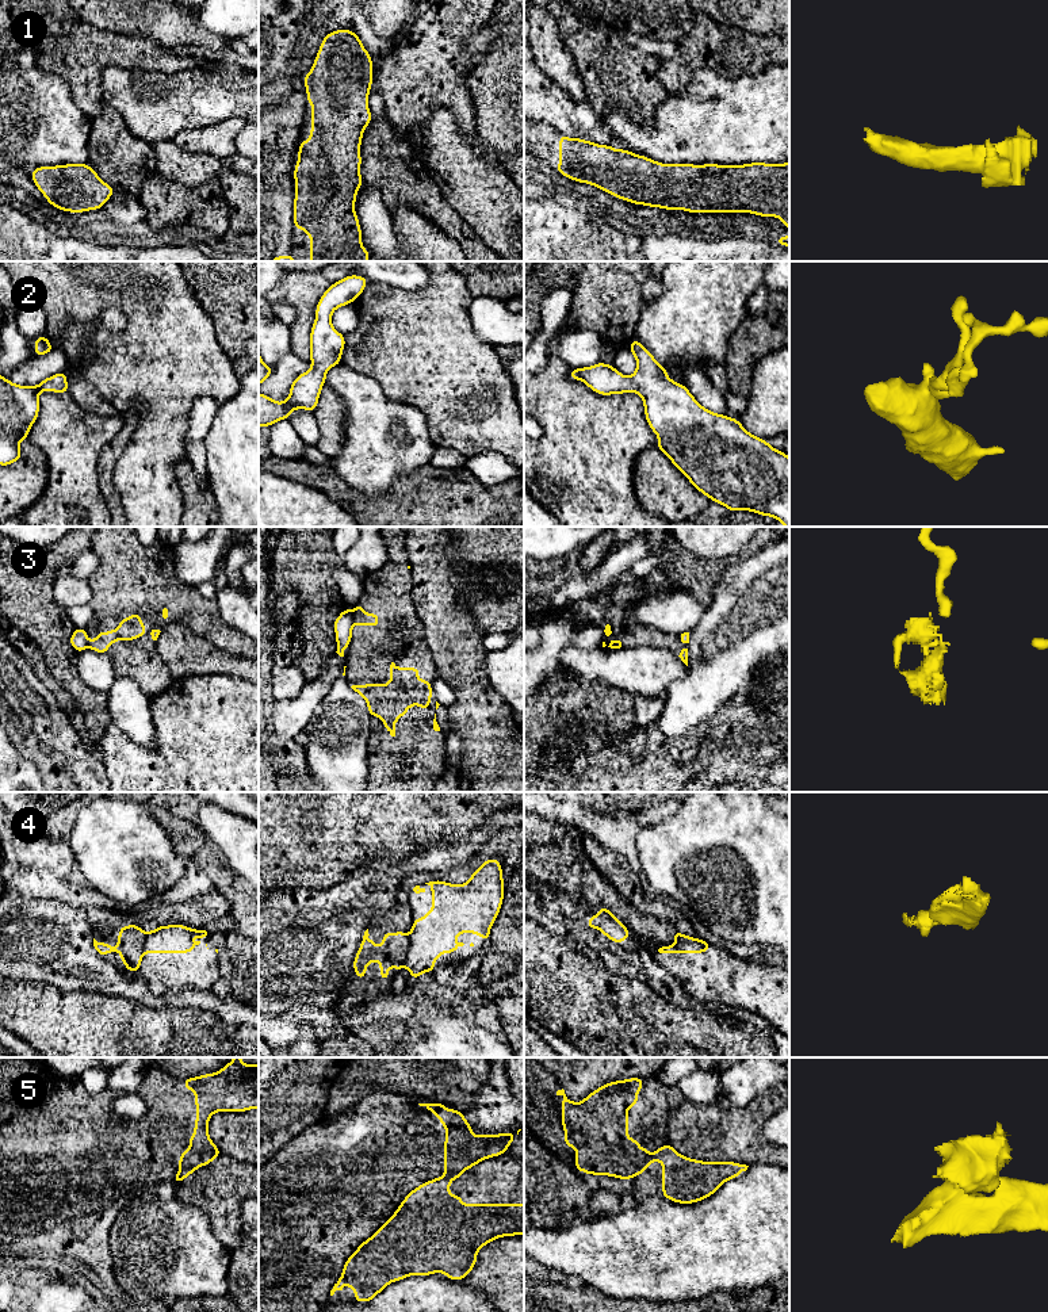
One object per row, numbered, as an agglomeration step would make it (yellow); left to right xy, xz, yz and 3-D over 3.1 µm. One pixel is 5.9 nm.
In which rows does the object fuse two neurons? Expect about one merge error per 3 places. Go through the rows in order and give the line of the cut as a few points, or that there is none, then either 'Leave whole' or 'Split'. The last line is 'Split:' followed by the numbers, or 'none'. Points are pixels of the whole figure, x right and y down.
1: No split. Leave whole
2: No split. Leave whole
3: Split along xz (352, 614), (354, 623). Split
4: Split along xz (409, 938), (409, 949), (404, 964). Split
5: Split along yz (650, 1155), (634, 1175). Split
Split: 3, 4, 5

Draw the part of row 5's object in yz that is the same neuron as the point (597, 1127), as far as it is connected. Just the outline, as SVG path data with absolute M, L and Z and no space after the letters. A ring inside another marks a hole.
M630 1078L615 1080L600 1086L592 1091L581 1102L570 1101L565 1090L558 1090L556 1095L562 1095L562 1128L565 1129L565 1145L575 1148L575 1171L585 1171L586 1175L608 1175L619 1179L632 1179L638 1170L650 1156L649 1148L640 1148L638 1139L628 1137L628 1108L638 1105L638 1091L643 1089L643 1078Z

